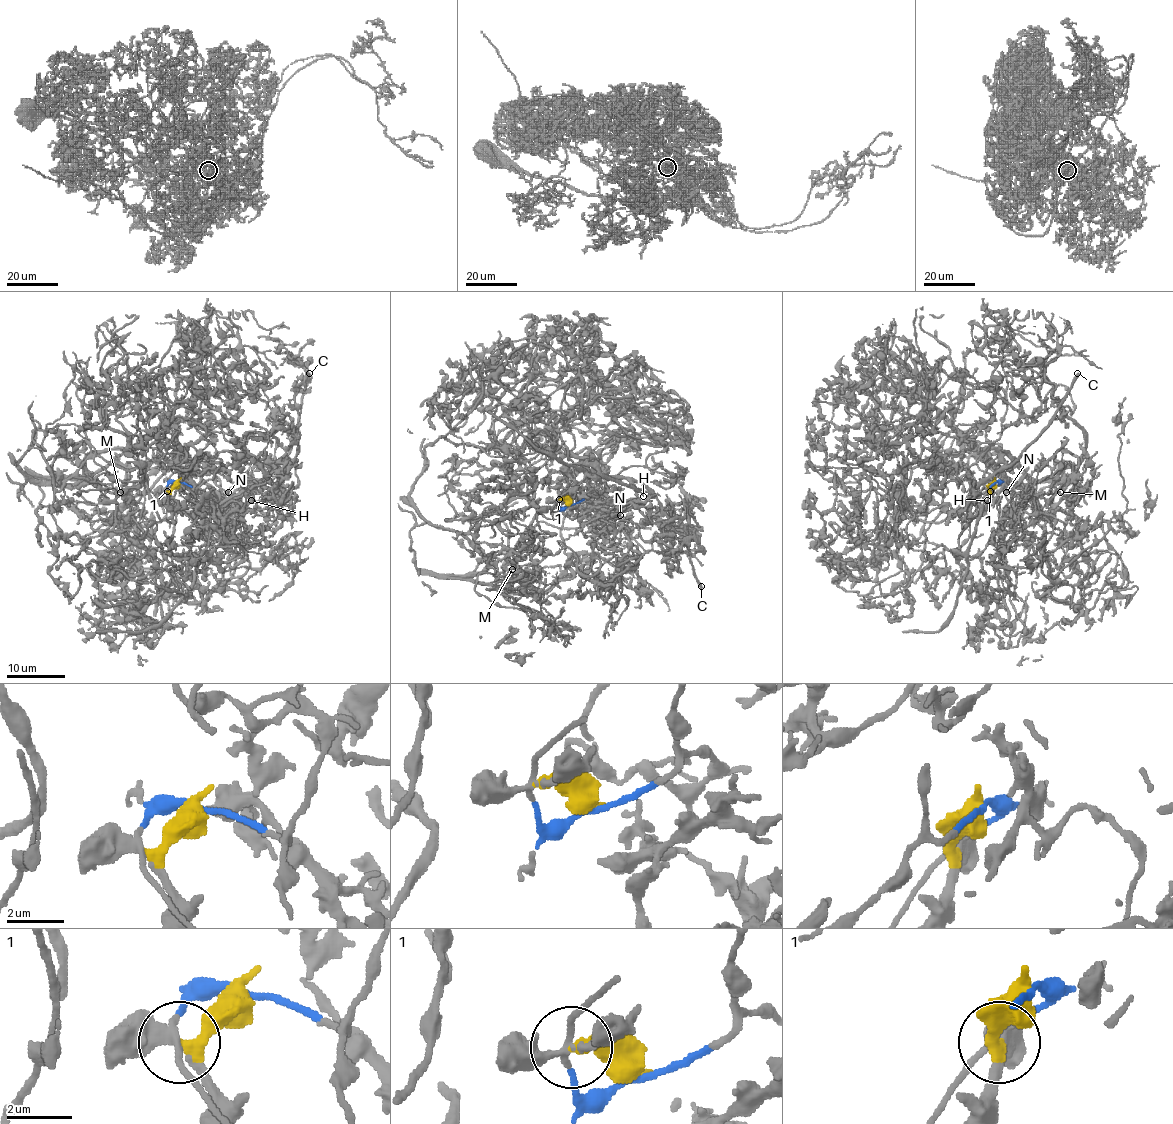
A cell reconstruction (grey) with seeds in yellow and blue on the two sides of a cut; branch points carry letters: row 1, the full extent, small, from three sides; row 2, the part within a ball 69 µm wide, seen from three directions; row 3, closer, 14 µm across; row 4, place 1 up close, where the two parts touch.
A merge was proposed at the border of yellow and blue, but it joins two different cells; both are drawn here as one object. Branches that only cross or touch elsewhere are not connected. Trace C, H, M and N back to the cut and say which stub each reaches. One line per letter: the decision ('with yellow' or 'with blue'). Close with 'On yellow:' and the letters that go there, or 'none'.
C: with yellow
H: with yellow
M: with blue
N: with blue
On yellow: C, H

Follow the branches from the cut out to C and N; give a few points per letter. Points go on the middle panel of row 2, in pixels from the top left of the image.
C: (569, 503), (563, 497), (569, 464), (594, 465), (635, 489), (640, 483), (684, 540), (702, 587)
N: (570, 503), (559, 495), (573, 462), (540, 414), (516, 495), (537, 514), (515, 565), (559, 588), (620, 515)

